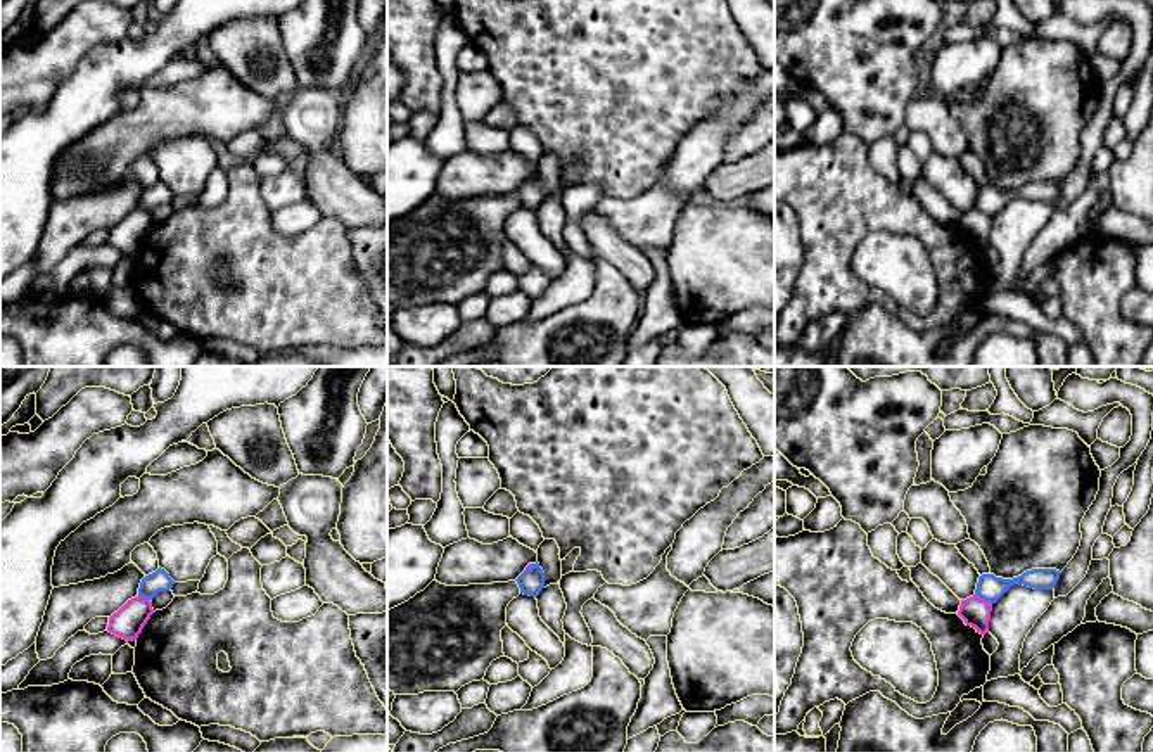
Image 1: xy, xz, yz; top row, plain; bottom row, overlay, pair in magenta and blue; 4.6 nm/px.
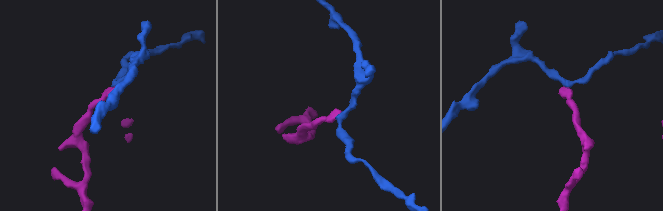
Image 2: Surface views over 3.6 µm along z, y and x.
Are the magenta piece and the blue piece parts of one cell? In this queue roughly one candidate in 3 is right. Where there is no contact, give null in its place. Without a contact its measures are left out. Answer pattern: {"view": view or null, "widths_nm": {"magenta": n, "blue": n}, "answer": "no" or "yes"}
{"view": "yz", "widths_nm": {"magenta": 140, "blue": 120}, "answer": "no"}

